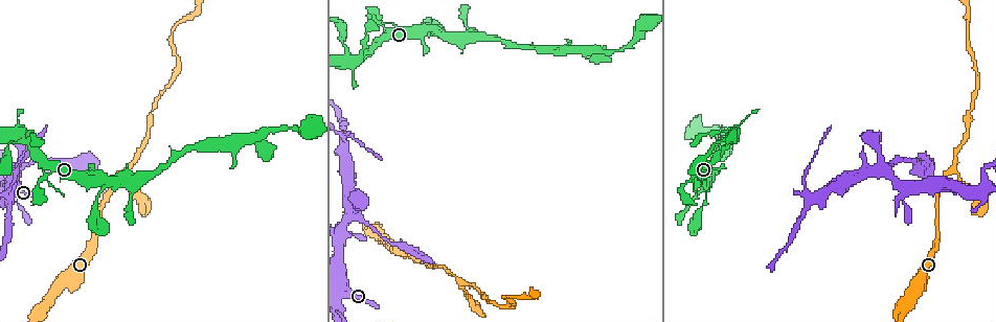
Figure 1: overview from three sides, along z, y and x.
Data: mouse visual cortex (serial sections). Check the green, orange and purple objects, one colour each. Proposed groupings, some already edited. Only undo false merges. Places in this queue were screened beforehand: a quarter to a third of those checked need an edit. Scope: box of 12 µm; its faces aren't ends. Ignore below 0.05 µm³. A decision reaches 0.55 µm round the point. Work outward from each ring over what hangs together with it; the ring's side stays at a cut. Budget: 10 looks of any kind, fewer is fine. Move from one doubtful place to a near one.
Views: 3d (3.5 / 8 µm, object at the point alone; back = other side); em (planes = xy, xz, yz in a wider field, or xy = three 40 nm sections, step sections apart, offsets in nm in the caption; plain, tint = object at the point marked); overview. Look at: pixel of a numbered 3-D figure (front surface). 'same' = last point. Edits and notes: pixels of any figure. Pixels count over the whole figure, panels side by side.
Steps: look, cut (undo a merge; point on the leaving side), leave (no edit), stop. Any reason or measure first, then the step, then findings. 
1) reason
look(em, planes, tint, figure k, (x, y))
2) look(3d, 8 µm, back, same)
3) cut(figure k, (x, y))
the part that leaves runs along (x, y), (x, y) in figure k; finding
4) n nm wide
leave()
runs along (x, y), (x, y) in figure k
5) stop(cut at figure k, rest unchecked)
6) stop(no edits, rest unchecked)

four-way junction
look(3d, 3.5 µm, figure 1, (880, 170))

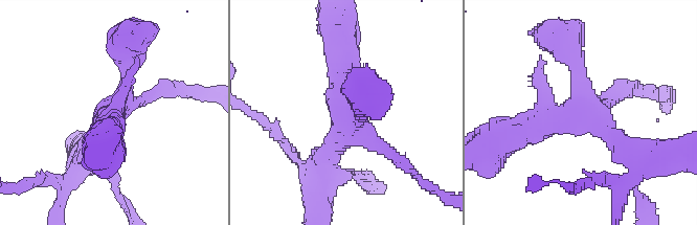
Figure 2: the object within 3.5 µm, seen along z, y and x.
look(em, planes, tint, figure 2, (585, 115))

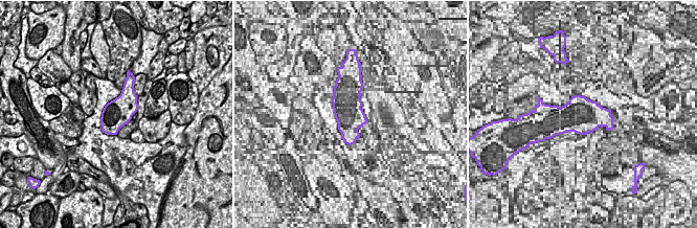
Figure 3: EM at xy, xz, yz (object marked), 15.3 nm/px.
420 nm wide
leave()
runs along (323, 172), (343, 127), (343, 54) in figure 2; all the same cell

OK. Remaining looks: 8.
arms part here
look(3d, 3.5 µm, figure 1, (10, 196))

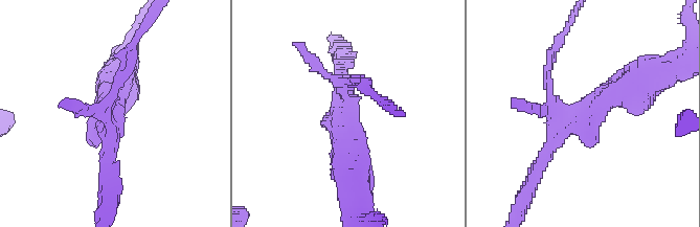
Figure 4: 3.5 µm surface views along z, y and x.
need the tissue
look(em, planes, tint, figure 4, (111, 118))

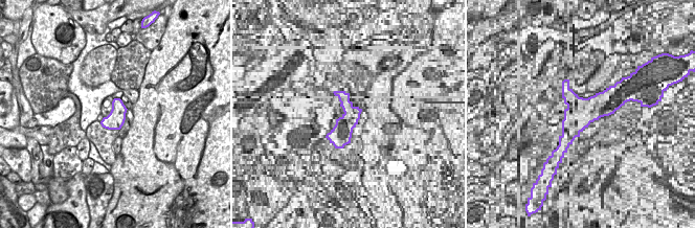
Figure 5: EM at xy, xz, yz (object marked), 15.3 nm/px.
cut(figure 4, (355, 82))
the part that leaves runs along (343, 84), (363, 78), (385, 103) in figure 4; two cells meet here

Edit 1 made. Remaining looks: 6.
look(overview)

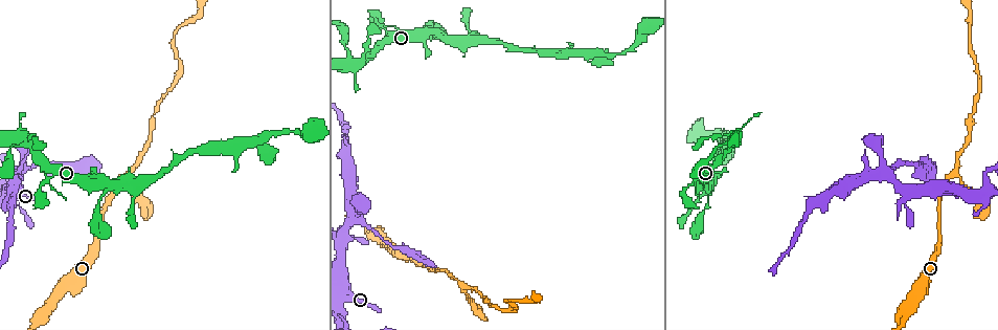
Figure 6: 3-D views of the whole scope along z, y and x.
three arms meet
look(em, planes, tint, figure 6, (955, 174))

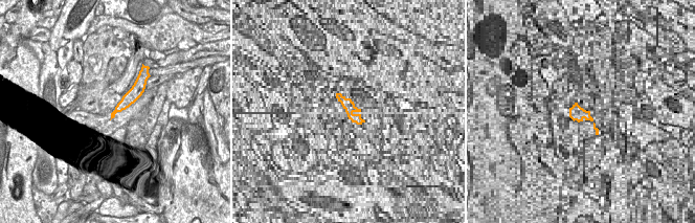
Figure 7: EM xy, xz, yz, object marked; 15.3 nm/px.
wider look
look(3d, 3.5 µm, same)

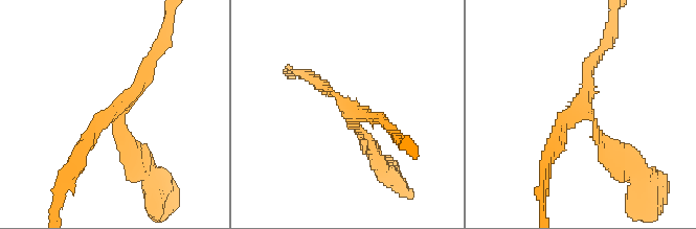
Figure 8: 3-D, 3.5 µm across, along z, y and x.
170 nm wide
leave()
runs along (79, 160), (153, 54) in figure 8; one cell here

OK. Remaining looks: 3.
look(3d, 3.5 µm, figure 6, (683, 191))

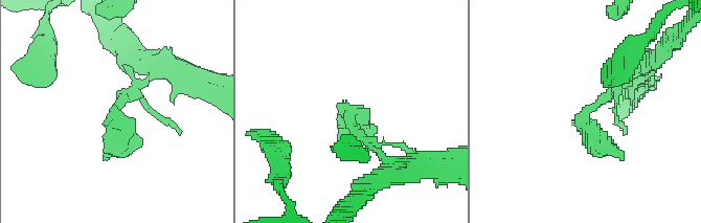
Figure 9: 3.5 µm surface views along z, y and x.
look(em, xy, step 5, tint, figure 9, (112, 120))

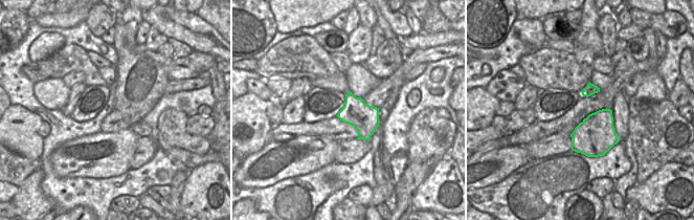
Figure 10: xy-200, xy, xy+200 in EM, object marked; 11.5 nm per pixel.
320 nm wide
leave()
runs along (144, 81), (115, 107), (122, 142), (106, 158) in figure 9; one cell here

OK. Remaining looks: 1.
stop(cut at figure 4, rest unchecked)

